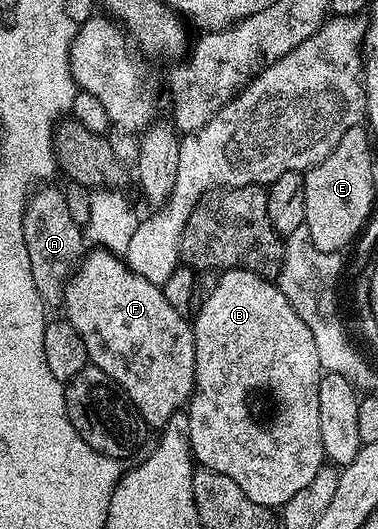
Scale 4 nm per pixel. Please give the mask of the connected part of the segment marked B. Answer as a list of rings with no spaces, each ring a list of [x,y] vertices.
[[[224,271],[217,276],[217,279],[218,284],[211,291],[209,288],[208,294],[202,300],[202,308],[192,319],[196,369],[194,393],[190,397],[188,410],[184,415],[184,426],[191,430],[190,443],[193,458],[205,470],[215,471],[224,477],[232,477],[232,481],[236,481],[236,485],[240,485],[240,489],[244,489],[244,493],[248,493],[248,497],[256,501],[256,505],[281,509],[288,501],[292,501],[292,497],[296,497],[296,493],[300,493],[300,489],[304,489],[304,485],[308,485],[308,481],[312,481],[312,477],[316,477],[316,473],[324,466],[326,459],[324,445],[320,441],[320,397],[318,396],[318,386],[324,372],[320,365],[320,357],[316,357],[316,340],[312,338],[308,325],[300,321],[296,309],[292,309],[288,297],[284,297],[277,282],[251,271]]]

